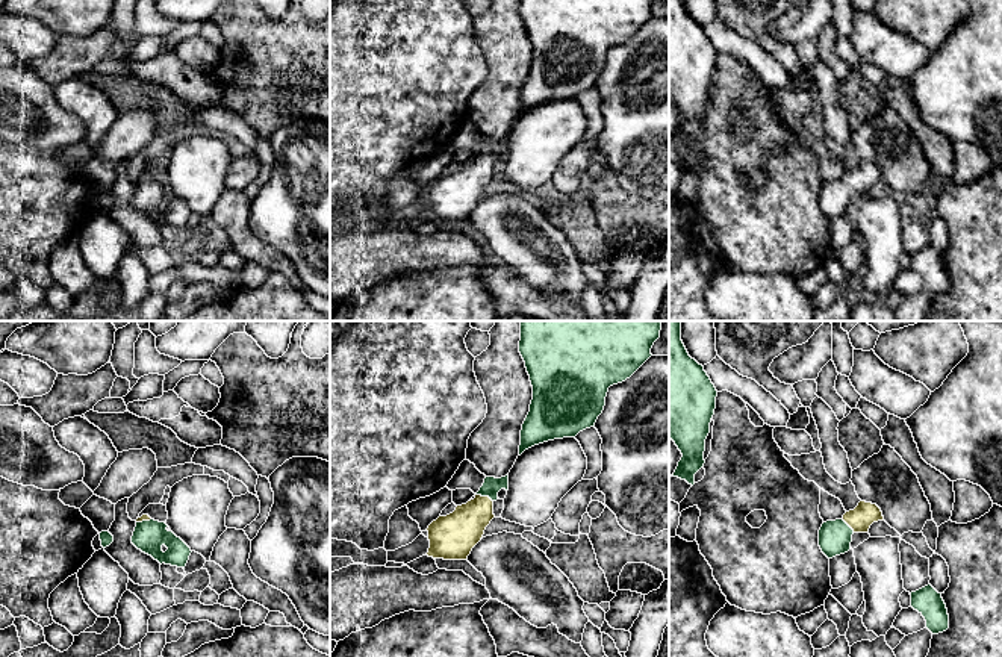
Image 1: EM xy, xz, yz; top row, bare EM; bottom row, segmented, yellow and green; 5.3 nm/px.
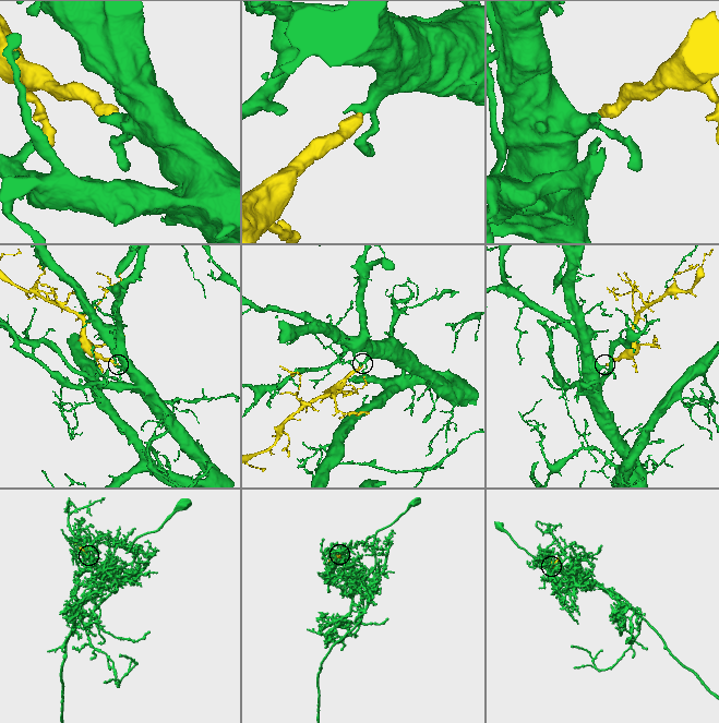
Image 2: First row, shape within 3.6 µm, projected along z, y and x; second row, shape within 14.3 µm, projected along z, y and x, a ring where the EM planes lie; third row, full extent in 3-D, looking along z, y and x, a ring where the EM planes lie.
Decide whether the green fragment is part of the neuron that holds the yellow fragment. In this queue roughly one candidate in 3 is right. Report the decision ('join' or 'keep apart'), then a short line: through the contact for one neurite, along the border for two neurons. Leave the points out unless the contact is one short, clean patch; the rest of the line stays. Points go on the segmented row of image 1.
join | xz (457, 533), (480, 510), (485, 497), (491, 486)

